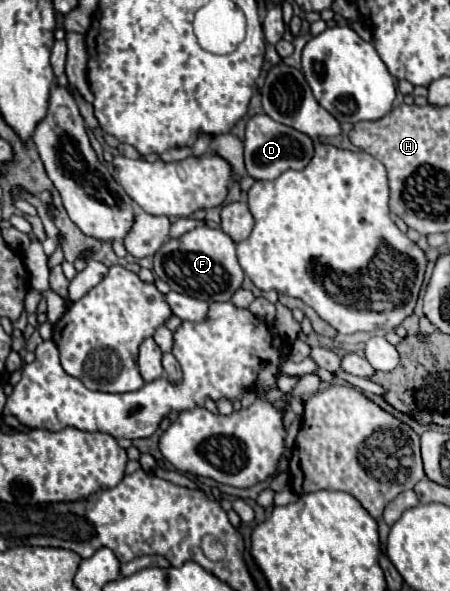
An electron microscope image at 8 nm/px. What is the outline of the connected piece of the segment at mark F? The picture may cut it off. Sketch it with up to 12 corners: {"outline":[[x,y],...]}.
{"outline":[[195,227],[155,253],[155,275],[201,301],[231,301],[235,241]]}

